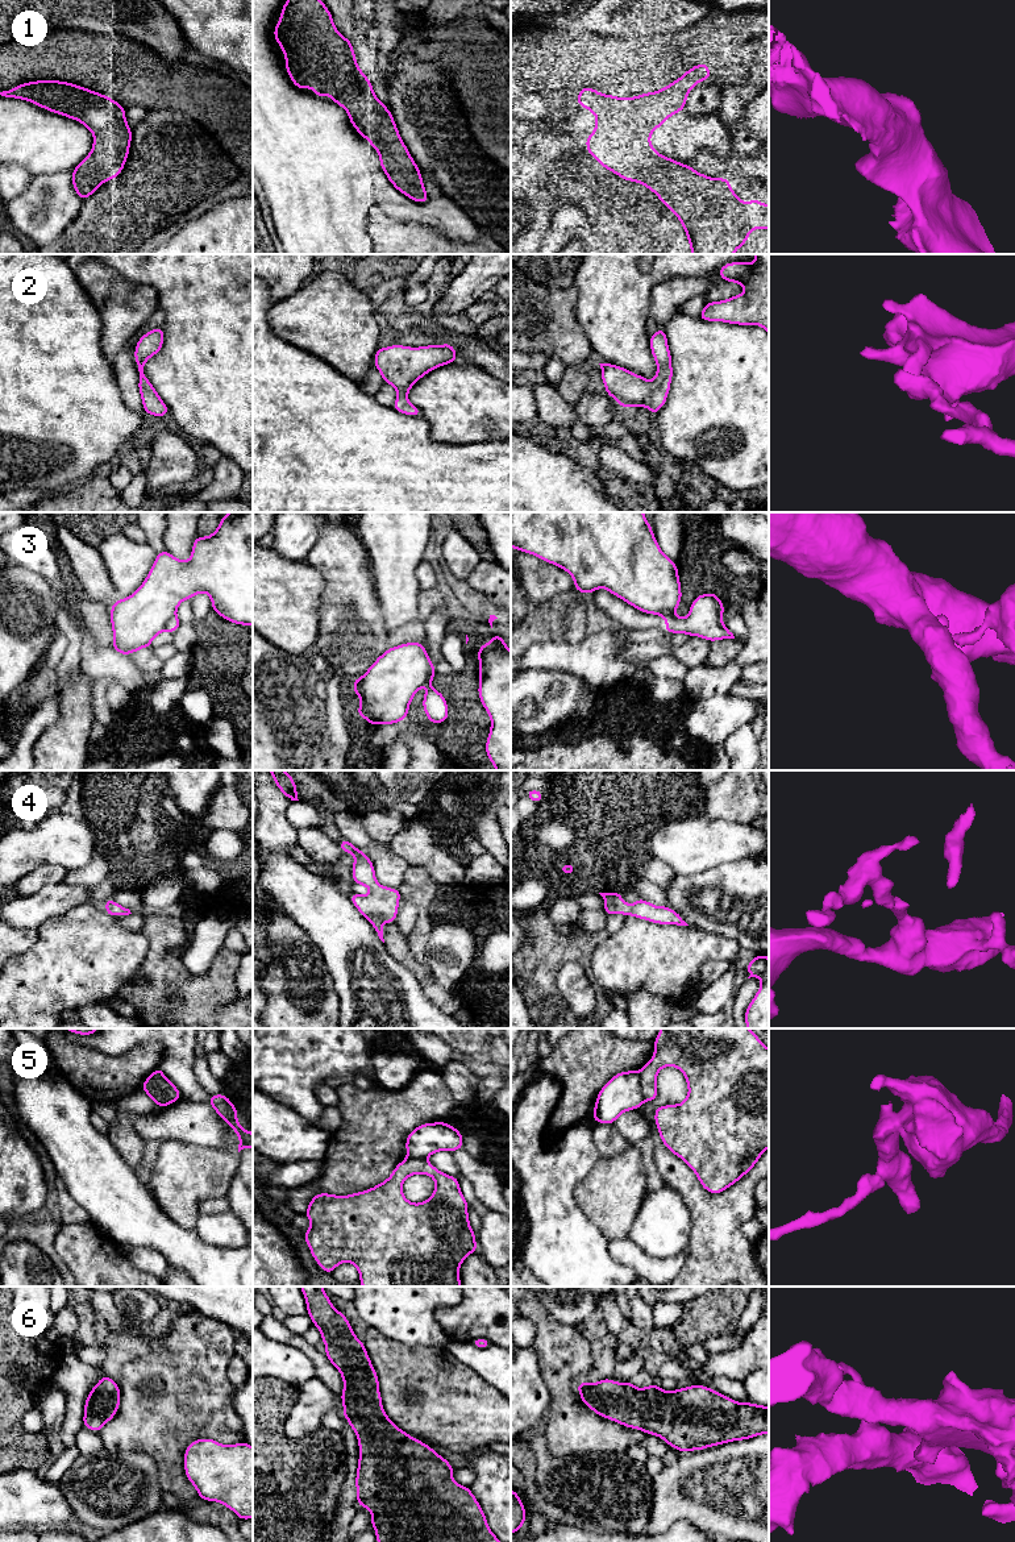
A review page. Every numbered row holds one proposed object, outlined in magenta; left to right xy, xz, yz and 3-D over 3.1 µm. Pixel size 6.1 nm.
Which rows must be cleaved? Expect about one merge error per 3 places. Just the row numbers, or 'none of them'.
3, 5

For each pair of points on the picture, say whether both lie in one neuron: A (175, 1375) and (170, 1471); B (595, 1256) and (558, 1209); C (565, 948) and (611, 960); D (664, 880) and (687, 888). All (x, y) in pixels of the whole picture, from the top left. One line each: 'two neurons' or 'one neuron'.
A: one neuron
B: one neuron
C: two neurons
D: two neurons

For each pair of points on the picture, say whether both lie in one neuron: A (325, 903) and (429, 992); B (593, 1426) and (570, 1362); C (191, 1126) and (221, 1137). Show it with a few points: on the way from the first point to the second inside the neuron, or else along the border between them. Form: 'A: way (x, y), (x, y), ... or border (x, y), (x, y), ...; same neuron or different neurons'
A: border (421, 988), (421, 992), (442, 1011); different neurons
B: way (577, 1410), (569, 1403), (569, 1378); same neuron
C: way (199, 1126), (213, 1133); same neuron

